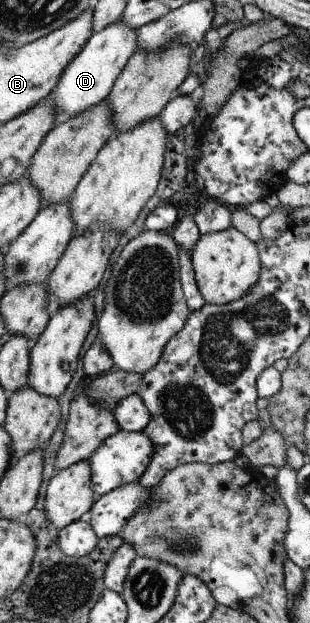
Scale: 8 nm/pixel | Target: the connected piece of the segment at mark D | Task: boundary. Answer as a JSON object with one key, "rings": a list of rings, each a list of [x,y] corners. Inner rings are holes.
{"rings":[[[123,20],[110,23],[104,30],[98,31],[84,45],[84,49],[64,69],[60,81],[52,89],[49,97],[56,105],[56,119],[66,120],[92,108],[105,100],[111,93],[120,73],[127,67],[132,53],[137,50],[138,35],[136,28],[128,26]]]}

